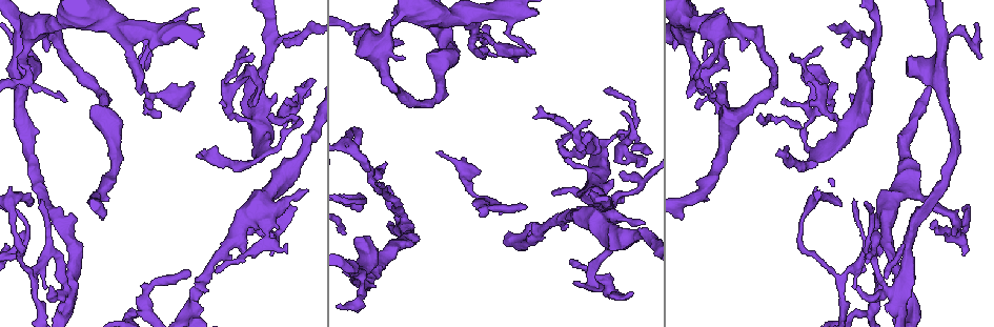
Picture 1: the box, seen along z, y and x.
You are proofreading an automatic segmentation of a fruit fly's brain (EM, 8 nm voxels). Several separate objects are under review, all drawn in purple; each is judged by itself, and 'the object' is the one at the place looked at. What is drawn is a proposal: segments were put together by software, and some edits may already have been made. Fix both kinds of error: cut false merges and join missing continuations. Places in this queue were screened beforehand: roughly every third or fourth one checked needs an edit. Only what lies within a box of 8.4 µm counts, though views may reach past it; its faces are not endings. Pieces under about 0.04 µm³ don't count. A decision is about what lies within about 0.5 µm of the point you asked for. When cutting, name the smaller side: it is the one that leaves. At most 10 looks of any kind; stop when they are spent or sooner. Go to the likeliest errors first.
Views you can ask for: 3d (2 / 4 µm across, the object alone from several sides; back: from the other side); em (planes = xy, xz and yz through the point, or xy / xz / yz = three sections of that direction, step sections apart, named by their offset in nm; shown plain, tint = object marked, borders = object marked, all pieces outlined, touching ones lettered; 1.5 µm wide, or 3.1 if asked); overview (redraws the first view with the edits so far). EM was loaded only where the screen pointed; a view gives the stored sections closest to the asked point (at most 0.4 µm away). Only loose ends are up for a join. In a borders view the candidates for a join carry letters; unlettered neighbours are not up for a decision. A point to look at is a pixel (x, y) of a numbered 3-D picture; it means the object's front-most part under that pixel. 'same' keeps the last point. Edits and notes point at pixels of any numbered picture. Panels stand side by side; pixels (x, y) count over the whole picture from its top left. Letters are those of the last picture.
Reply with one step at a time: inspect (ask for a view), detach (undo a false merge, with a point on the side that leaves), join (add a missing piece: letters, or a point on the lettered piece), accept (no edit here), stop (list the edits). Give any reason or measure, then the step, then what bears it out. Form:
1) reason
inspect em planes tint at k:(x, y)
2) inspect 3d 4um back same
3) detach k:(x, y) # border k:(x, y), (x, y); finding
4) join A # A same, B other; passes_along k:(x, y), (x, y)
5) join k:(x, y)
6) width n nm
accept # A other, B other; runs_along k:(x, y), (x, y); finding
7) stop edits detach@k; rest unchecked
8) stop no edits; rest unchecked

free end
inspect em planes plain at 1:(833, 82)

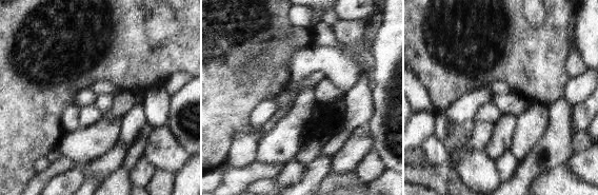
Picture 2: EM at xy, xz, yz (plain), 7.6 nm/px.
what lies round it
inspect em planes borders same

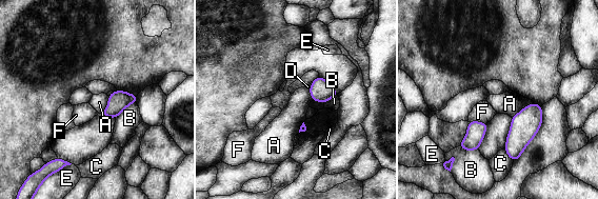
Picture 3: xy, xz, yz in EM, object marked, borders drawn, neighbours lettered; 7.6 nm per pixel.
accept # A other, B other, C other, D other, E other, F other; border 3:(532, 102), (523, 106), (512, 118); none of them fits

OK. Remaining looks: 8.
abrupt turn
inspect em planes borders at 1:(530, 242)

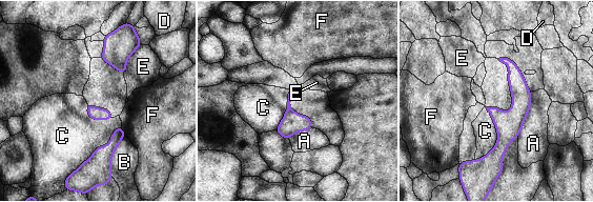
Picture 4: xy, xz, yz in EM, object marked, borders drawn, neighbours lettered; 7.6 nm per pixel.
accept # A other, B other, C other, D other, E other, F other; runs_along 4:(505, 60), (518, 113), (498, 160); all the same neuron

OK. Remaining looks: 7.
branch stops here
inspect em yz step 4 tint at 1:(879, 257)

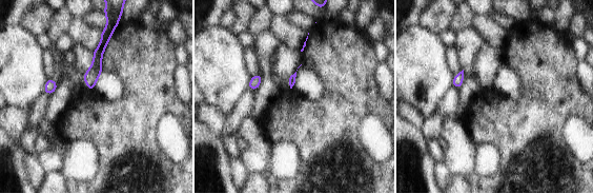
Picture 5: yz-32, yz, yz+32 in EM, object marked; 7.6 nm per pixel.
another direction
inspect em planes borders same

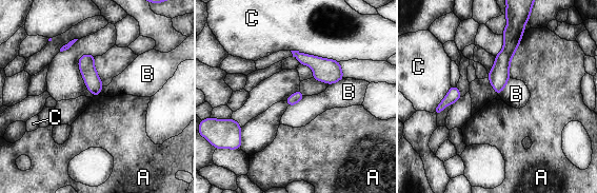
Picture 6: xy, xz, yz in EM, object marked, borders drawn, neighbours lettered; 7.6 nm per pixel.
accept # A other, B other, C other; runs_along 6:(510, 36), (498, 91); none of them fits

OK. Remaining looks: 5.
thin neck
inspect em xz step 4 tint at 1:(149, 93)

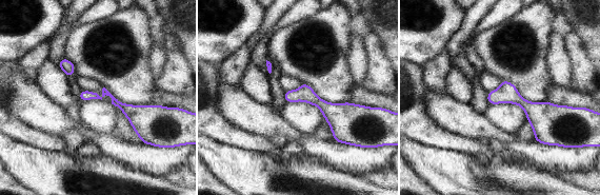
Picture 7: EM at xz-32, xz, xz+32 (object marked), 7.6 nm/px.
another direction
inspect em yz step 4 tint same

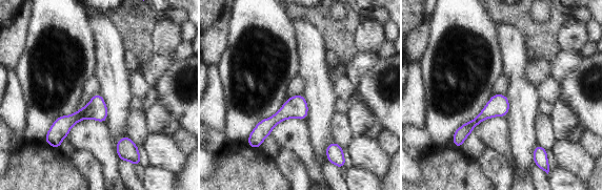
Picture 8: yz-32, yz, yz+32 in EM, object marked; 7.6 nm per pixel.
inspect em yz step 4 borders same

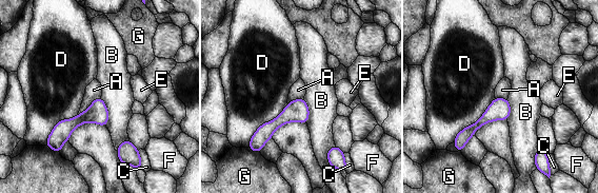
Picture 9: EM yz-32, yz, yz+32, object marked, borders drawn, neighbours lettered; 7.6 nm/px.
accept # A other, B other, C other, D other, E other, F other, G other; runs_along 9:(100, 101), (86, 116), (51, 137); continuous, no second neuron

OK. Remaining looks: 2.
stop no edits; rest unchecked

